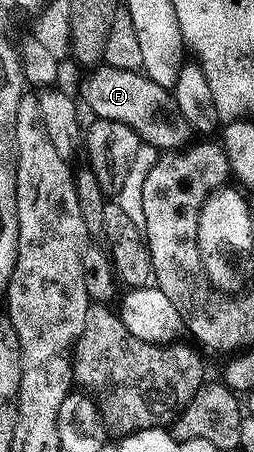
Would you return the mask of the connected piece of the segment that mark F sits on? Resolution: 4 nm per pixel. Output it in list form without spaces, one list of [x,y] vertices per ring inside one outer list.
[[[103,63],[89,69],[92,70],[85,75],[84,82],[80,85],[80,93],[84,96],[83,108],[88,108],[93,113],[93,118],[126,123],[140,136],[145,146],[153,145],[156,151],[179,149],[189,140],[190,128],[187,122],[181,117],[172,117],[173,111],[177,109],[175,102],[168,105],[173,94],[169,93],[164,97],[167,89],[160,93],[162,87],[156,89],[158,83],[154,82],[148,85],[150,79],[140,71],[114,69]]]

